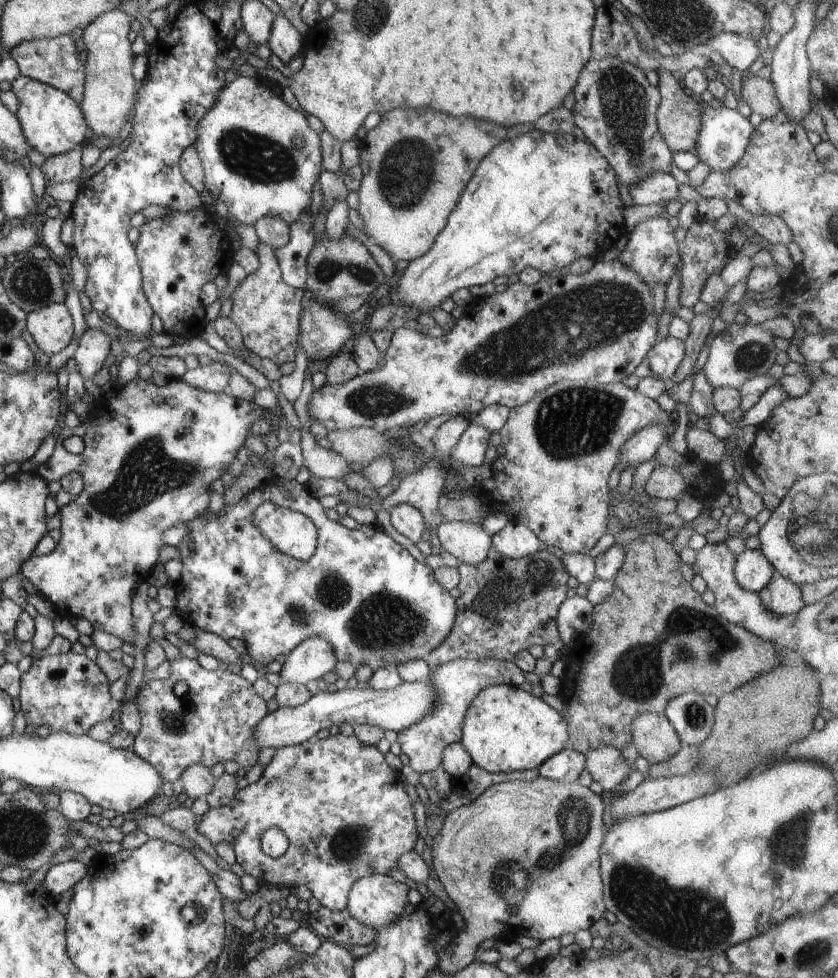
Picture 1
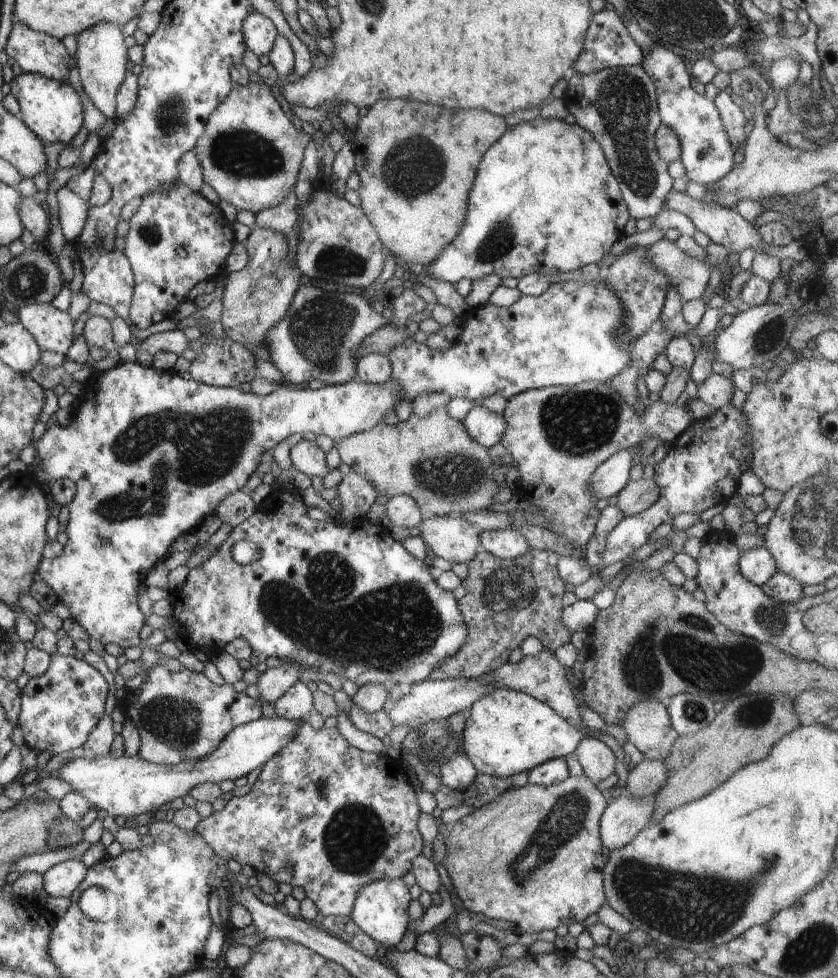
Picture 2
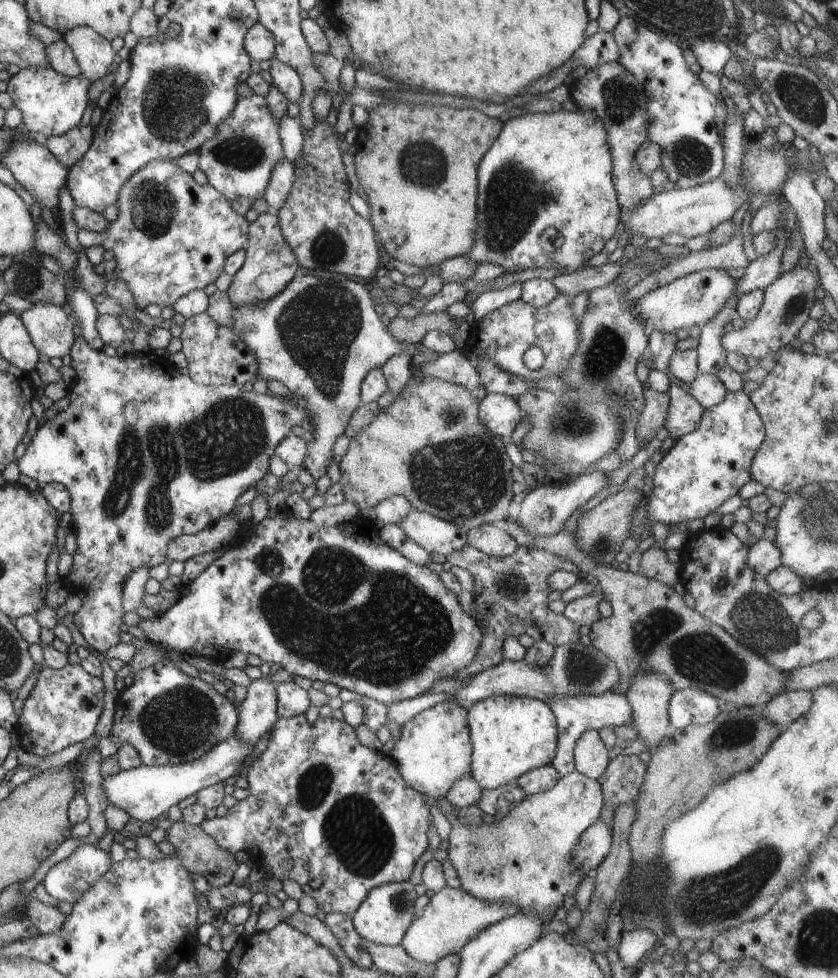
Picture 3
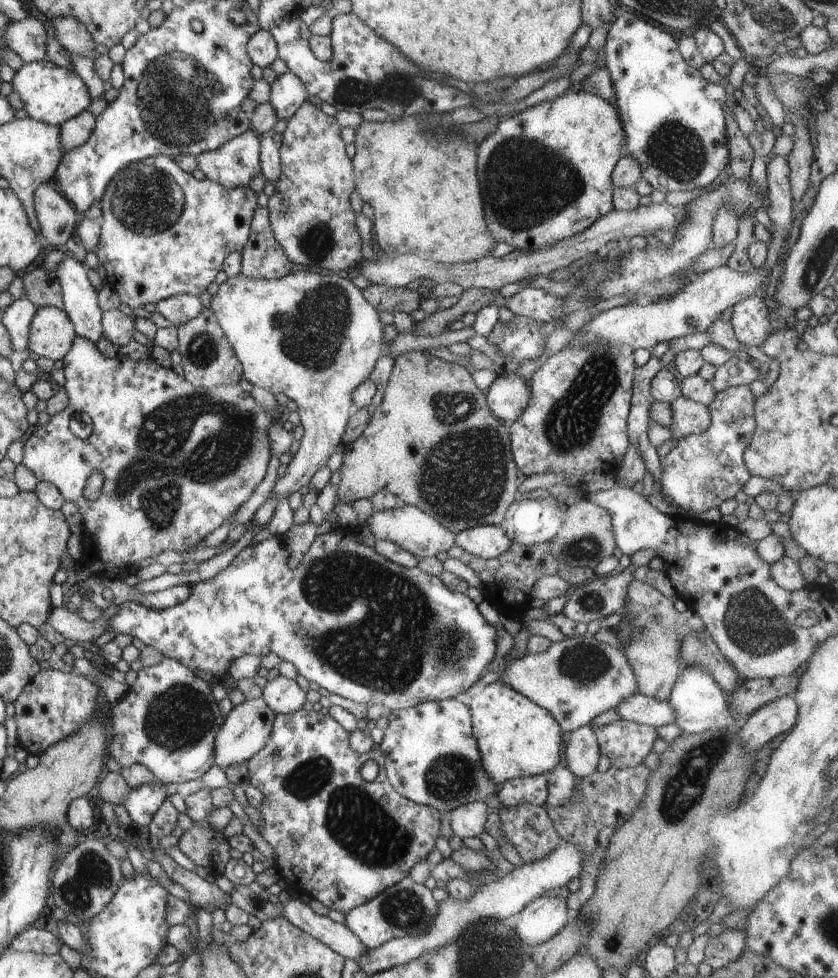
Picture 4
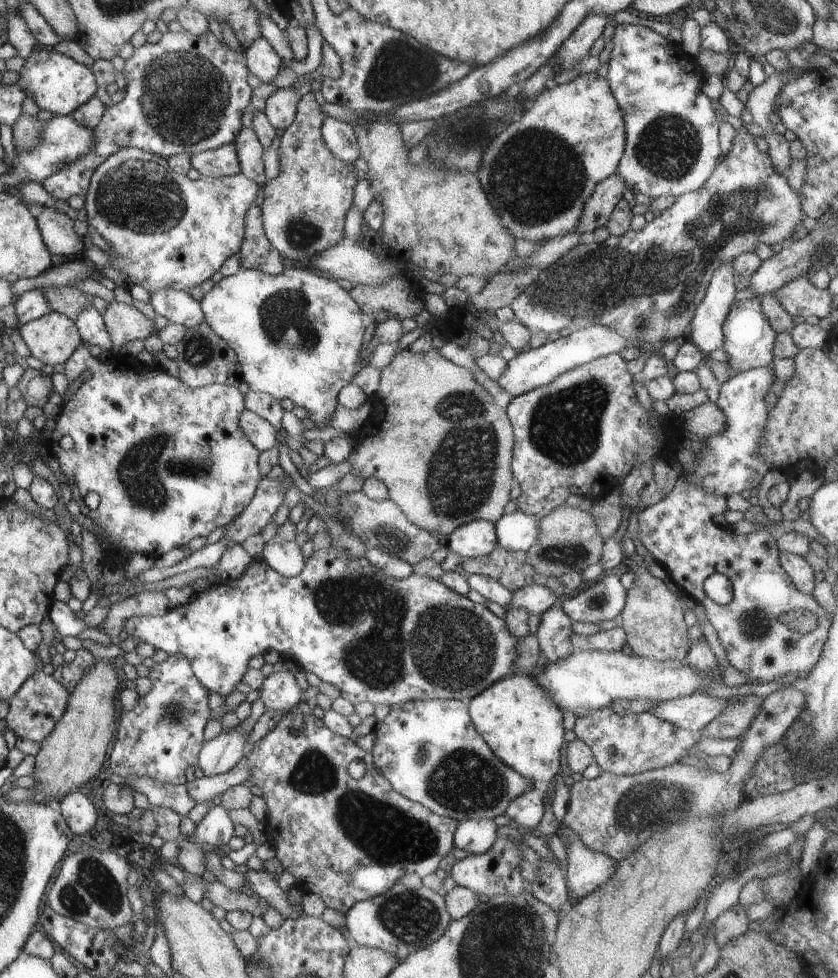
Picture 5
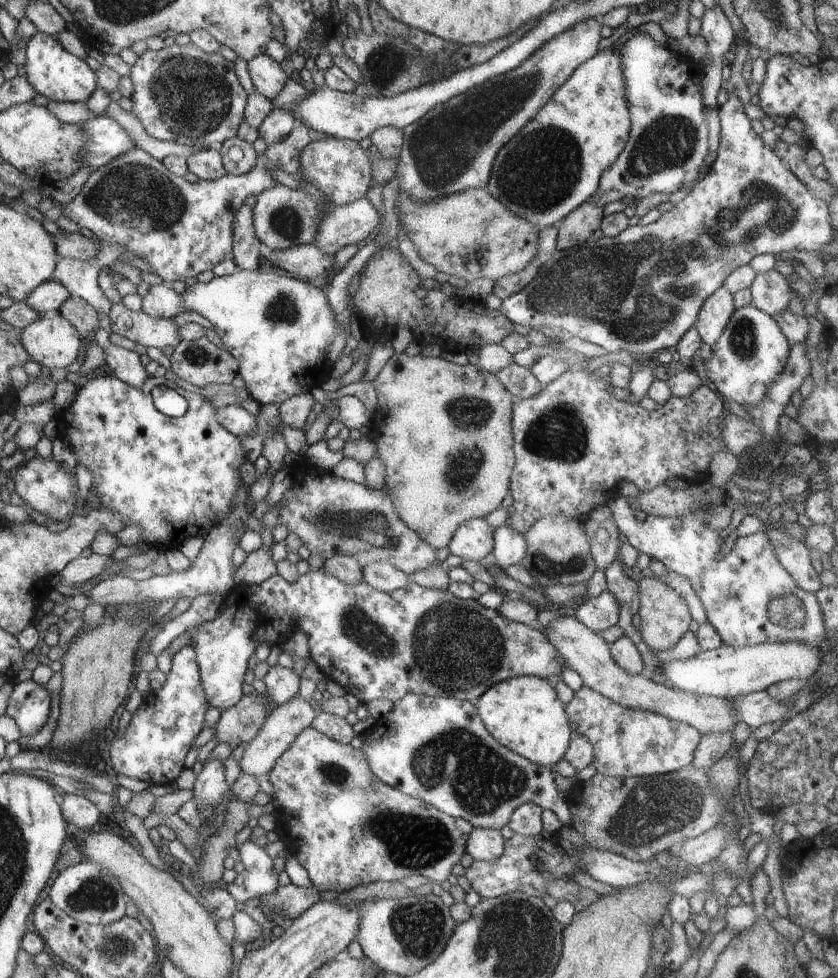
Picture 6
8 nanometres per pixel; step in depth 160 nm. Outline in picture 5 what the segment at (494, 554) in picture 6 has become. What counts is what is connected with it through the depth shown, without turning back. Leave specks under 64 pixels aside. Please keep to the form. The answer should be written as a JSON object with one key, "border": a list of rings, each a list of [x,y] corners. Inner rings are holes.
{"border":[[[518,510],[502,515],[495,522],[497,546],[507,551],[526,552],[536,542],[539,522]]]}

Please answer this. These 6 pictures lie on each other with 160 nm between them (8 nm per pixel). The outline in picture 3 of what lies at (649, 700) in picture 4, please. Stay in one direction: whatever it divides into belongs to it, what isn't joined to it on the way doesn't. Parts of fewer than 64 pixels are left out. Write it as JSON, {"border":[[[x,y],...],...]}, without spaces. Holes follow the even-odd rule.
{"border":[[[604,693],[603,695],[582,695],[568,697],[553,697],[546,703],[551,706],[555,714],[558,725],[558,748],[556,756],[552,759],[551,765],[563,777],[575,770],[574,749],[578,738],[586,731],[599,731],[604,726],[622,726],[631,724],[633,719],[633,710],[630,701],[624,693]]]}

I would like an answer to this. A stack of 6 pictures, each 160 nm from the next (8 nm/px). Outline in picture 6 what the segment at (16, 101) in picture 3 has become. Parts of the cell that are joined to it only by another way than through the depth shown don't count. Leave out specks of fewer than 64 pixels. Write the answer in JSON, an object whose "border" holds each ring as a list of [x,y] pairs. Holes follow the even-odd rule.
{"border":[[[38,32],[32,35],[26,46],[27,81],[36,89],[37,94],[44,94],[56,102],[82,102],[97,90],[96,71],[81,57],[74,56],[62,44],[62,40],[48,33]]]}

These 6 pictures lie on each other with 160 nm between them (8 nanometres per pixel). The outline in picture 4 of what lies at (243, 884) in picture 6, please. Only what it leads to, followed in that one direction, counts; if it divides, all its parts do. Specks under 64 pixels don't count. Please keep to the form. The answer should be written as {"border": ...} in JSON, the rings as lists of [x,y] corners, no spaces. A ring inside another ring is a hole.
{"border":[[[291,899],[282,906],[283,917],[296,928],[322,941],[345,959],[357,961],[369,948],[342,923],[336,923],[328,916],[316,914],[309,904]]]}

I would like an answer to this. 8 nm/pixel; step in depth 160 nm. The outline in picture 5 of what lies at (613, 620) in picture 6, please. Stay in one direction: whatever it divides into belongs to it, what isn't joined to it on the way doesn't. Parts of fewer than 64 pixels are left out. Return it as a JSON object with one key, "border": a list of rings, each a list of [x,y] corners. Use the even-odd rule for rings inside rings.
{"border":[[[607,575],[574,598],[568,598],[562,608],[574,623],[600,624],[616,618],[622,612],[626,599],[627,591],[620,583],[620,578]]]}

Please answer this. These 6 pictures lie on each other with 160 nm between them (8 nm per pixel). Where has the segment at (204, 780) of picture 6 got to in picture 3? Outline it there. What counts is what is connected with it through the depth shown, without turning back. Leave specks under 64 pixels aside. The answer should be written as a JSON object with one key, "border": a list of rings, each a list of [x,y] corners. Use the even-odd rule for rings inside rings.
{"border":[[[269,676],[254,679],[247,695],[238,704],[239,719],[233,734],[242,741],[255,745],[279,719],[277,713],[276,683]]]}

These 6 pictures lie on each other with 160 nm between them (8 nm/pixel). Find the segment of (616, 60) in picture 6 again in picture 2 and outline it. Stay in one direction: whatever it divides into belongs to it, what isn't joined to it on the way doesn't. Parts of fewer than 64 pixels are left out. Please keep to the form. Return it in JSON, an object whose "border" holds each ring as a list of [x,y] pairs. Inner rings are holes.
{"border":[[[537,117],[532,122],[523,121],[520,124],[508,126],[506,132],[484,153],[478,164],[475,181],[468,197],[467,213],[460,232],[446,245],[439,257],[432,264],[428,264],[426,270],[424,268],[421,276],[425,278],[426,283],[431,280],[440,280],[452,285],[461,279],[474,282],[490,274],[496,274],[502,279],[517,278],[519,280],[533,273],[548,277],[557,274],[568,276],[571,272],[580,270],[588,264],[598,264],[610,252],[614,242],[624,236],[623,229],[629,217],[619,189],[619,182],[614,178],[602,147],[594,136],[578,123],[568,124],[563,120]]]}

